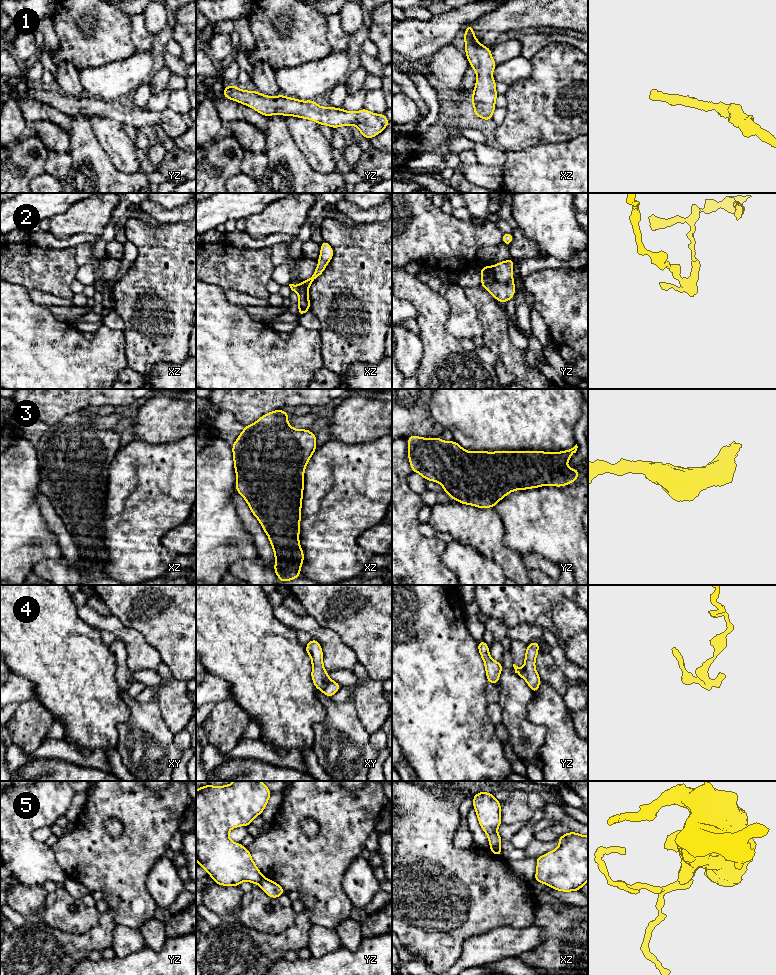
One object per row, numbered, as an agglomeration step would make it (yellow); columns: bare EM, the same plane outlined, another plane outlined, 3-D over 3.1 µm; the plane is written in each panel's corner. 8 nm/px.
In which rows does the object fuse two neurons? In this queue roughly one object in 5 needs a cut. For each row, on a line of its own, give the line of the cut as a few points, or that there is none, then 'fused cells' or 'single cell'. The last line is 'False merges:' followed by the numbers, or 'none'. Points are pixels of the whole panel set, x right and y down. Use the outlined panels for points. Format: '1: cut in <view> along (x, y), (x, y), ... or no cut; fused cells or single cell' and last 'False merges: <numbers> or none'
1: no cut; single cell
2: cut in yz along (494, 266), (494, 280), (491, 283), (482, 285); fused cells
3: no cut; single cell
4: no cut; single cell
5: cut in xz along (491, 845), (498, 846); fused cells
False merges: 2, 5

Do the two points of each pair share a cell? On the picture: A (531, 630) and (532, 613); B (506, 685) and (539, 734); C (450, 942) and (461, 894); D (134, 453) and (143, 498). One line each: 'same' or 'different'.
A: different
B: same
C: same
D: same

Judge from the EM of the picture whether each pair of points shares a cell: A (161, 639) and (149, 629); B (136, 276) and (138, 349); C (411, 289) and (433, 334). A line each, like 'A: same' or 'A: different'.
A: same
B: same
C: same

